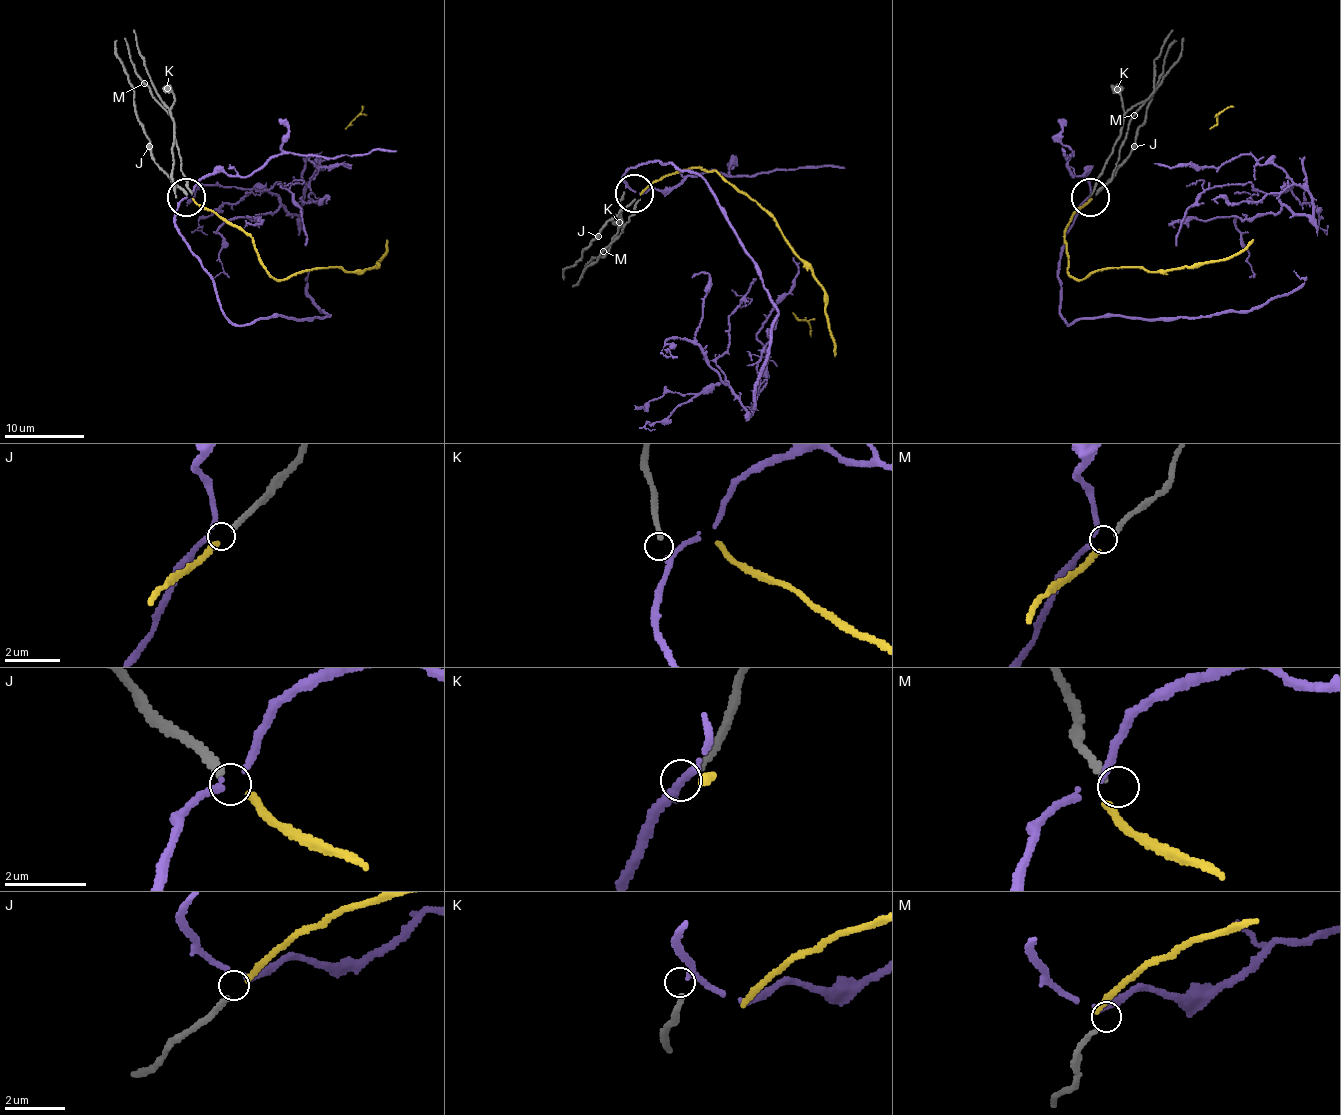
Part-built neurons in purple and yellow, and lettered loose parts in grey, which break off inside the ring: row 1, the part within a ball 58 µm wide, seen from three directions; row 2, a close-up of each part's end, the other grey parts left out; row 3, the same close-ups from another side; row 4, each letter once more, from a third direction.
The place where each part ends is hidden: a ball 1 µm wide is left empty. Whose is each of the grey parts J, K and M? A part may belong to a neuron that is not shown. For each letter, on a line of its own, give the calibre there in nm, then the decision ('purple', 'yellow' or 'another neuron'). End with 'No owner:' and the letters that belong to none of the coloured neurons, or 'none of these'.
J: 200 nm | yellow
K: 170 nm | purple
M: 130 nm | another neuron
No owner: M

